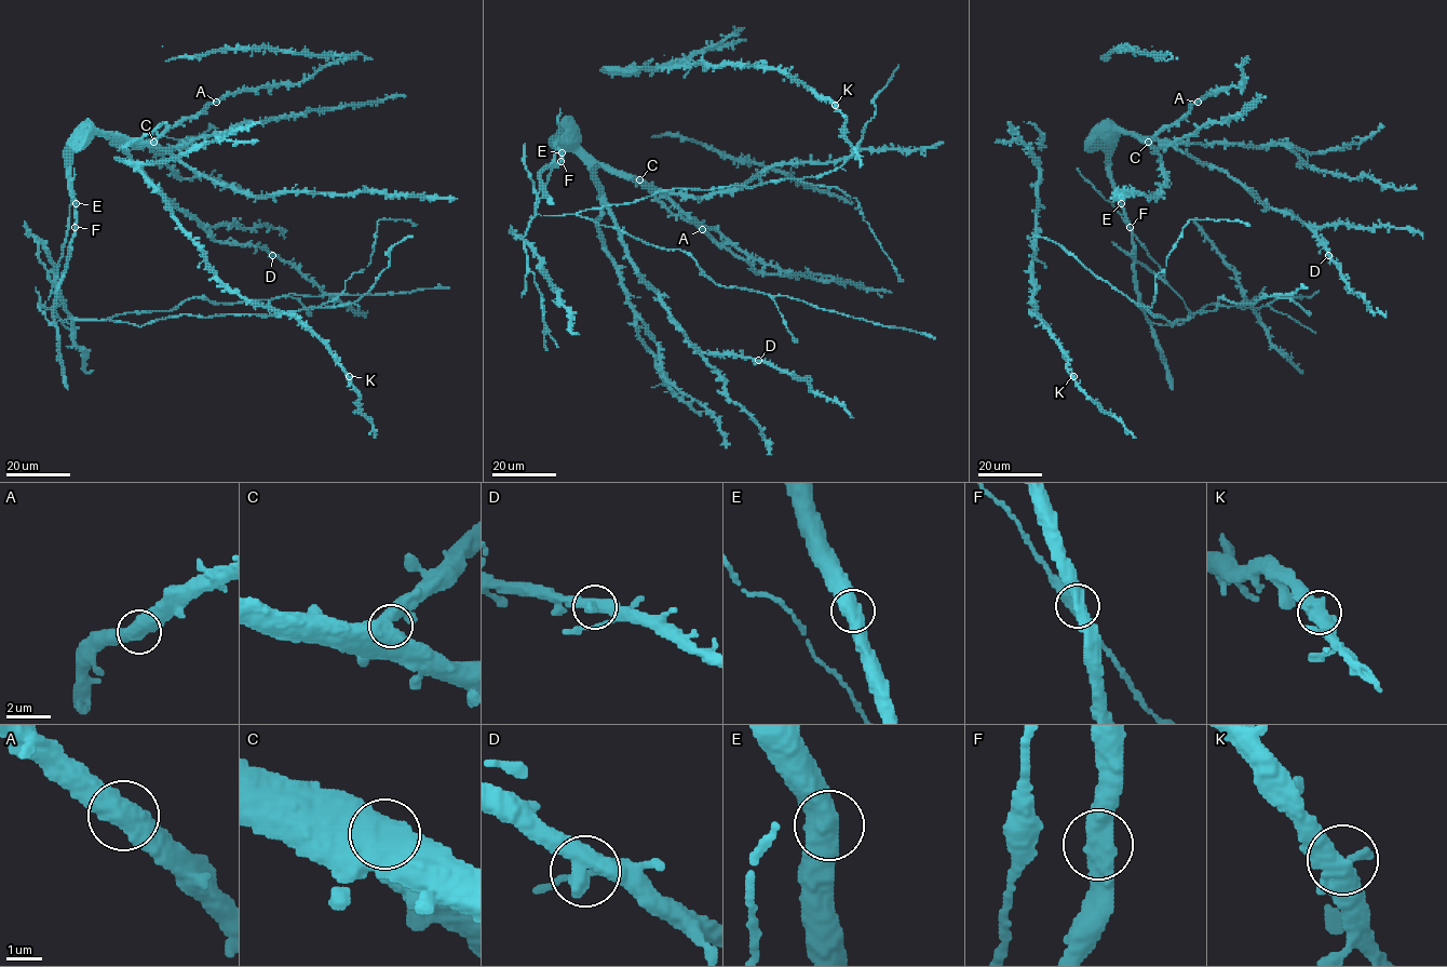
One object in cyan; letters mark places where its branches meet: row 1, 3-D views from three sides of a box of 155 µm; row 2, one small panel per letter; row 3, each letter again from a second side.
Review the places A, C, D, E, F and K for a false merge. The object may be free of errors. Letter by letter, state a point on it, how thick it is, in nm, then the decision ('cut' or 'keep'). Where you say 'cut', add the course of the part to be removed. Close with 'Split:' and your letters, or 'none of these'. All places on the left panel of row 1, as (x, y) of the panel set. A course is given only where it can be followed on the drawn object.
A: (216, 102) | 500 nm | keep
C: (153, 142) | 480 nm | keep
D: (272, 255) | 480 nm | keep
E: (76, 203) | 480 nm | keep
F: (75, 227) | 550 nm | keep
K: (349, 376) | 550 nm | keep
Split: none of these

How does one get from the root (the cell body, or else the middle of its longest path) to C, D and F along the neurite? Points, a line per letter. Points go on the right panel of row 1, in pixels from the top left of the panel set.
C: (1114, 185), (1110, 173), (1110, 151), (1116, 136), (1132, 133), (1141, 142), (1148, 142)
D: (1114, 185), (1110, 155), (1117, 136), (1128, 133), (1158, 138), (1224, 170), (1263, 204), (1295, 216), (1328, 255)
F: (1114, 185), (1128, 227)

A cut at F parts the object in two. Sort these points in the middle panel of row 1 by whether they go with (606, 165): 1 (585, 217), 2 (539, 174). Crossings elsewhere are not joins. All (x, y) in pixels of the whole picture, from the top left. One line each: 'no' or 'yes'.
1: no
2: no

